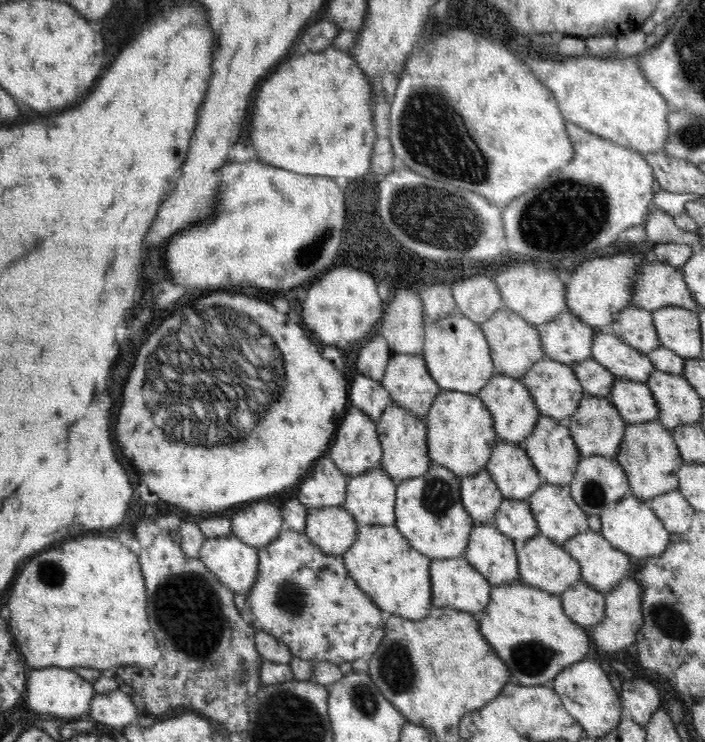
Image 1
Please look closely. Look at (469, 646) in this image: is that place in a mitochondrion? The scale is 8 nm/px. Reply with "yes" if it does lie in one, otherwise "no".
no

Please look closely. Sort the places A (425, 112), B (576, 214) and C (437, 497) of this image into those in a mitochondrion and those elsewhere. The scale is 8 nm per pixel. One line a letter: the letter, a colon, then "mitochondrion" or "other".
A: mitochondrion
B: mitochondrion
C: mitochondrion

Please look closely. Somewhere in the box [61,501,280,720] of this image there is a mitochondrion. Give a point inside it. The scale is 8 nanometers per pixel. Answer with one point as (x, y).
(174, 583)

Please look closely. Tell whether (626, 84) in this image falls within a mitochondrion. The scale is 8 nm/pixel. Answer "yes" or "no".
no

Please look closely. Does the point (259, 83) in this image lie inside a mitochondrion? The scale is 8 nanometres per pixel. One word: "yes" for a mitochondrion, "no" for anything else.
no

